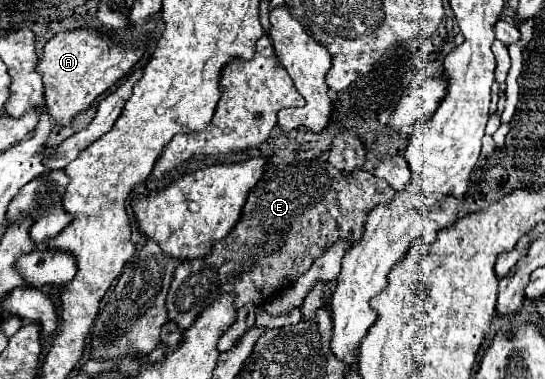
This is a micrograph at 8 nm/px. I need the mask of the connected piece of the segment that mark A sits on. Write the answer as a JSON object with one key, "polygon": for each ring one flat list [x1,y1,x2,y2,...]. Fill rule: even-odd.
{"polygon":[[91,29,57,33,51,41,47,41,43,49,43,59,35,67,43,75,45,101,53,121,59,127,71,127,75,115,89,109,89,105,101,93,105,93,121,77,125,77,131,67,141,59,141,55,143,47,111,43]]}

